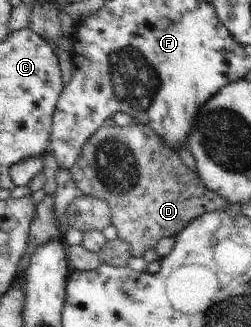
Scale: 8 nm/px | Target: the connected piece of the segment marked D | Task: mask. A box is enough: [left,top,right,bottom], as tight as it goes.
[70,121,231,257]

